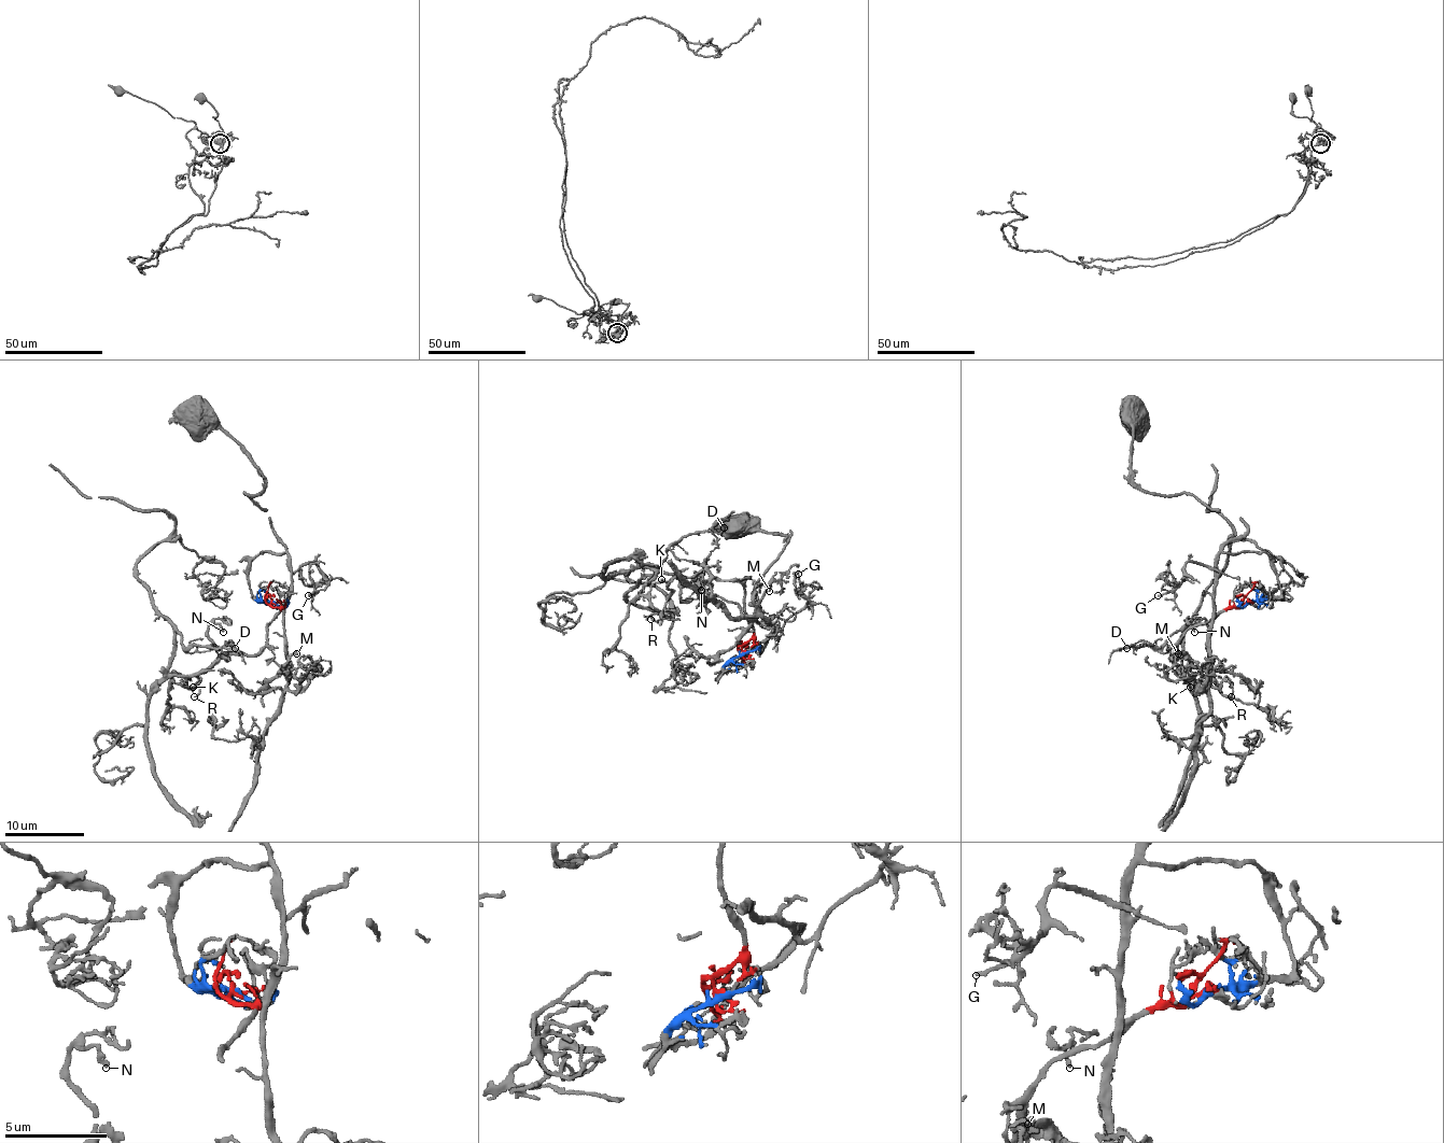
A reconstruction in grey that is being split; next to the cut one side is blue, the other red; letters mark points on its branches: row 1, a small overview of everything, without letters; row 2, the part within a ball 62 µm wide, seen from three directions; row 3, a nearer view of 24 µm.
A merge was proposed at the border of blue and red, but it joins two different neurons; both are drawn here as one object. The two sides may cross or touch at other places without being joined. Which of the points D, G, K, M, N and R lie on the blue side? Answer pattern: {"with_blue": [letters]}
{"with_blue": ["G", "M"]}

